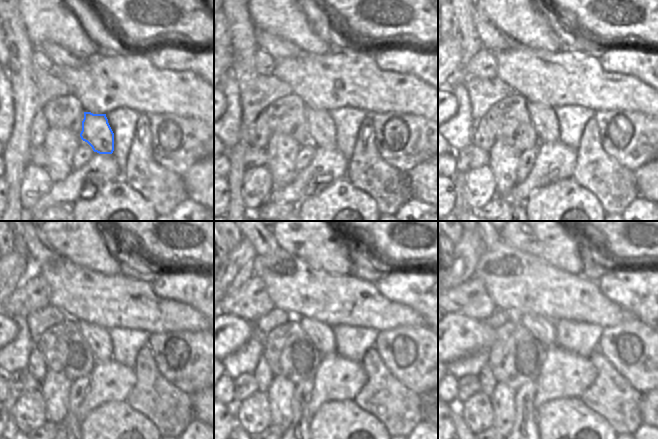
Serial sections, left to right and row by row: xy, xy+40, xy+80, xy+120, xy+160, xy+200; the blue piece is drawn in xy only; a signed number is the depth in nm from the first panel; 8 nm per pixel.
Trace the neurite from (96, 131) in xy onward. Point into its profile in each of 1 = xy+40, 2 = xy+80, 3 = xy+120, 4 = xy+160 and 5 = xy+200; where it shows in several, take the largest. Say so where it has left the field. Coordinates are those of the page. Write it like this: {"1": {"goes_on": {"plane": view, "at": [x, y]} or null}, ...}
{"1": {"goes_on": {"plane": "xy+40", "at": [321, 127]}}, "2": {"goes_on": {"plane": "xy+80", "at": [543, 117]}}, "3": {"goes_on": {"plane": "xy+120", "at": [98, 338]}}, "4": {"goes_on": {"plane": "xy+160", "at": [321, 334]}}, "5": {"goes_on": {"plane": "xy+200", "at": [543, 329]}}}

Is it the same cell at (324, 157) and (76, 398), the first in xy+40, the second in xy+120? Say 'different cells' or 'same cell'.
different cells

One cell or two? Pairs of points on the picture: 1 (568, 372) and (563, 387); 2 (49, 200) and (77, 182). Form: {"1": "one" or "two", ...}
{"1": "one", "2": "one"}

